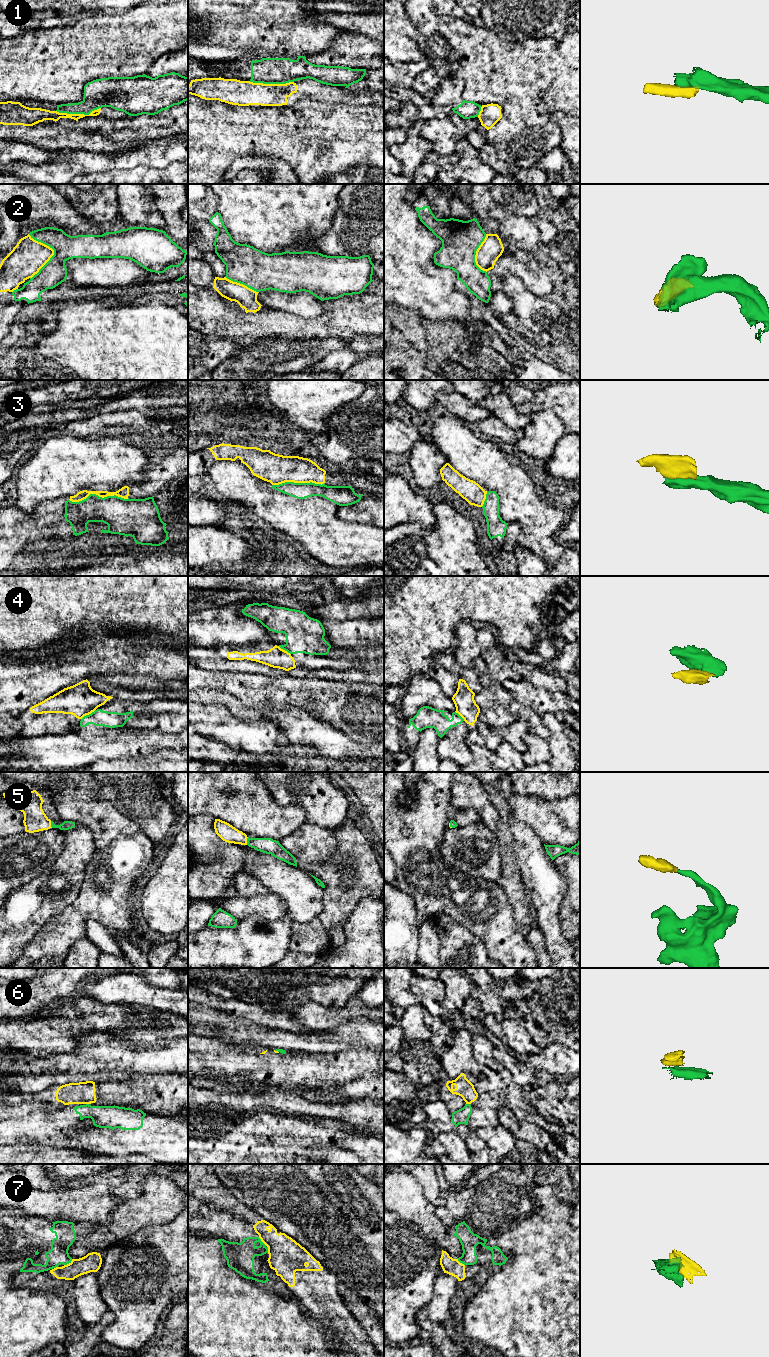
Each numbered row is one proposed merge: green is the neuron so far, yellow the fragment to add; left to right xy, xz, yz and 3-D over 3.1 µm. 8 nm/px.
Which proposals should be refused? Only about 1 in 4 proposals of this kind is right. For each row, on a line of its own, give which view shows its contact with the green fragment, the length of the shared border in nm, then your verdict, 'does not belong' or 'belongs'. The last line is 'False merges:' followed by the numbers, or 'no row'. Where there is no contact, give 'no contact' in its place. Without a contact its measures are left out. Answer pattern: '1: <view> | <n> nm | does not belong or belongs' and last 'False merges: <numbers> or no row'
1: xy | 360 nm | does not belong
2: xy | 360 nm | does not belong
3: xy | 480 nm | does not belong
4: xy | 150 nm | does not belong
5: xz | 70 nm | belongs
6: yz | 30 nm | does not belong
7: xz | 150 nm | does not belong
False merges: 1, 2, 3, 4, 6, 7

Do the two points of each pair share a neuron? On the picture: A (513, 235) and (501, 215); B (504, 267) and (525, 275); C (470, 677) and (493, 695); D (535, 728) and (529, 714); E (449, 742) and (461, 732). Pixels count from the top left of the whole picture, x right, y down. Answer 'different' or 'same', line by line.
A: same
B: same
C: different
D: same
E: different

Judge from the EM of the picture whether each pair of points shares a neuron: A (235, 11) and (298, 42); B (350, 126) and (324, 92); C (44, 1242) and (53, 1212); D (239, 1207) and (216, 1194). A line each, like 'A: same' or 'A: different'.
A: same
B: different
C: different
D: same

